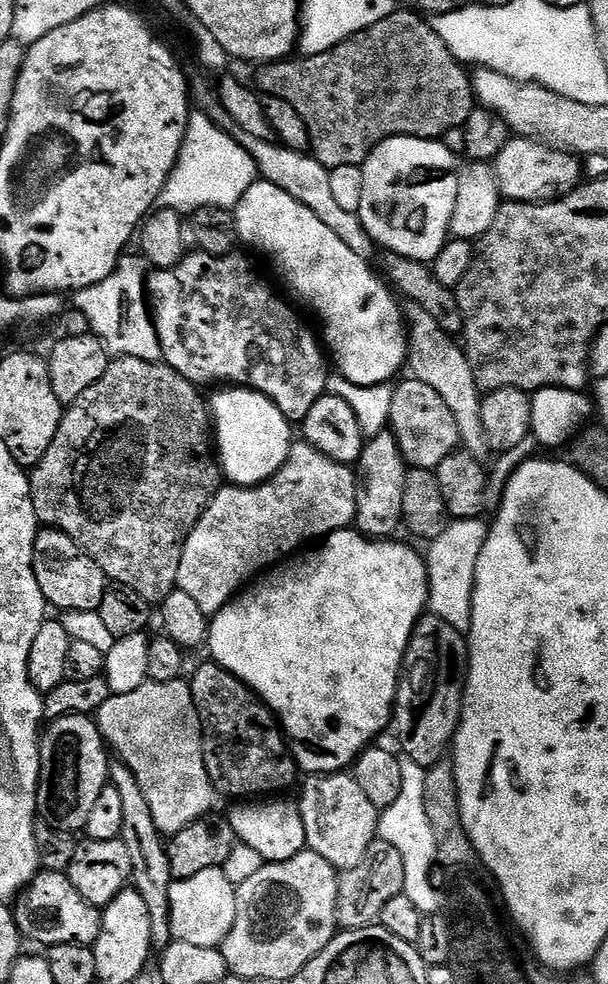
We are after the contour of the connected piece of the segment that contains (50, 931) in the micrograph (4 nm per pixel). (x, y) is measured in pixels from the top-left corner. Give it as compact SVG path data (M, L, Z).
M45 872L36 873L35 878L24 887L24 891L14 900L14 913L17 929L25 941L33 940L36 944L51 946L53 944L87 944L95 945L102 931L102 912L95 908L78 890L74 890L74 882L70 882L67 872Z

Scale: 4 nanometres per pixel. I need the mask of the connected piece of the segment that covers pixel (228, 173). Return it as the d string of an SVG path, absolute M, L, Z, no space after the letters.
M196 110L189 115L184 141L174 170L160 192L159 207L181 214L191 214L199 208L235 209L236 205L258 179L256 164L240 143L225 129L219 128L207 112Z

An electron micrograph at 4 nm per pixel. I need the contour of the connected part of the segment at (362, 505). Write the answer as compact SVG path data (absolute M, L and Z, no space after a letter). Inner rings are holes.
M382 431L365 443L356 478L355 531L369 538L392 538L397 535L396 531L401 531L404 518L402 494L406 494L409 467L391 431Z

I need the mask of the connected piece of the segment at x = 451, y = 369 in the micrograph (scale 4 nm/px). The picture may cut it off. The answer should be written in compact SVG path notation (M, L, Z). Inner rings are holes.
M409 303L403 314L408 330L406 364L409 369L412 367L411 375L418 382L426 382L426 386L434 386L434 390L442 394L442 402L446 402L446 406L450 406L450 414L454 414L463 451L474 454L474 458L482 462L487 461L490 449L482 430L482 393L474 382L474 370L470 370L463 347L446 330L442 330L442 326L438 326L438 322L434 322L432 315L426 314L422 306Z

